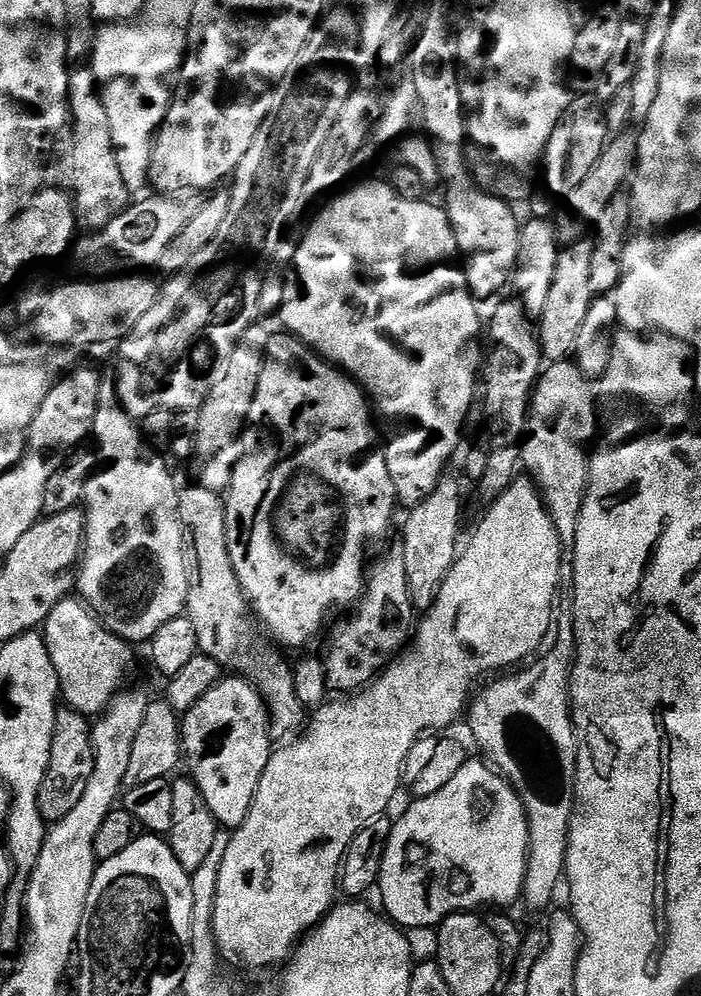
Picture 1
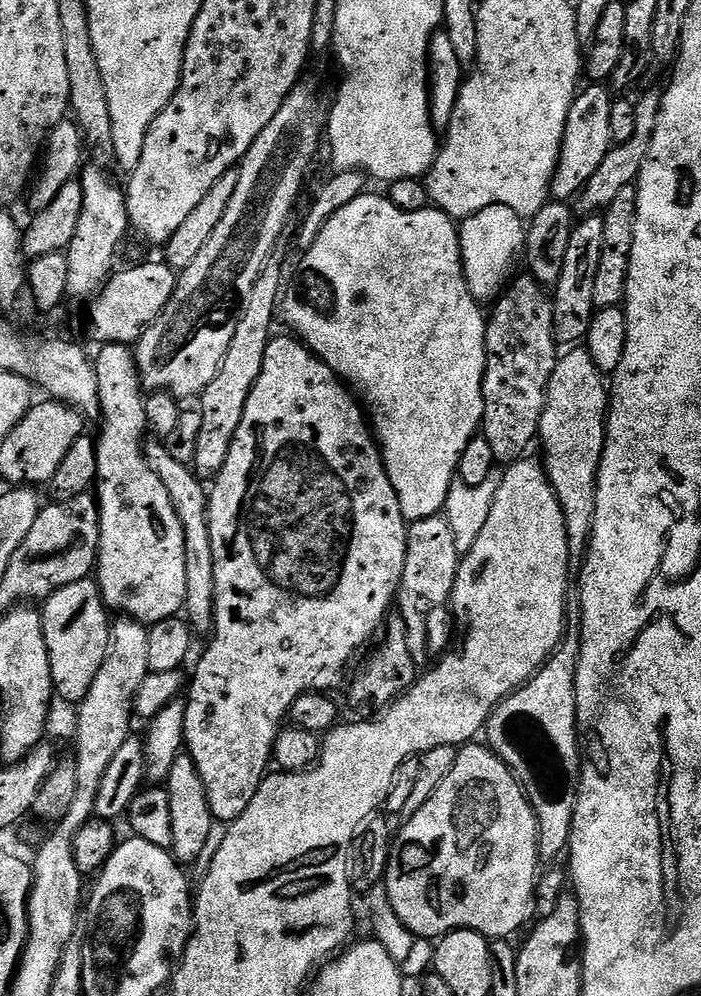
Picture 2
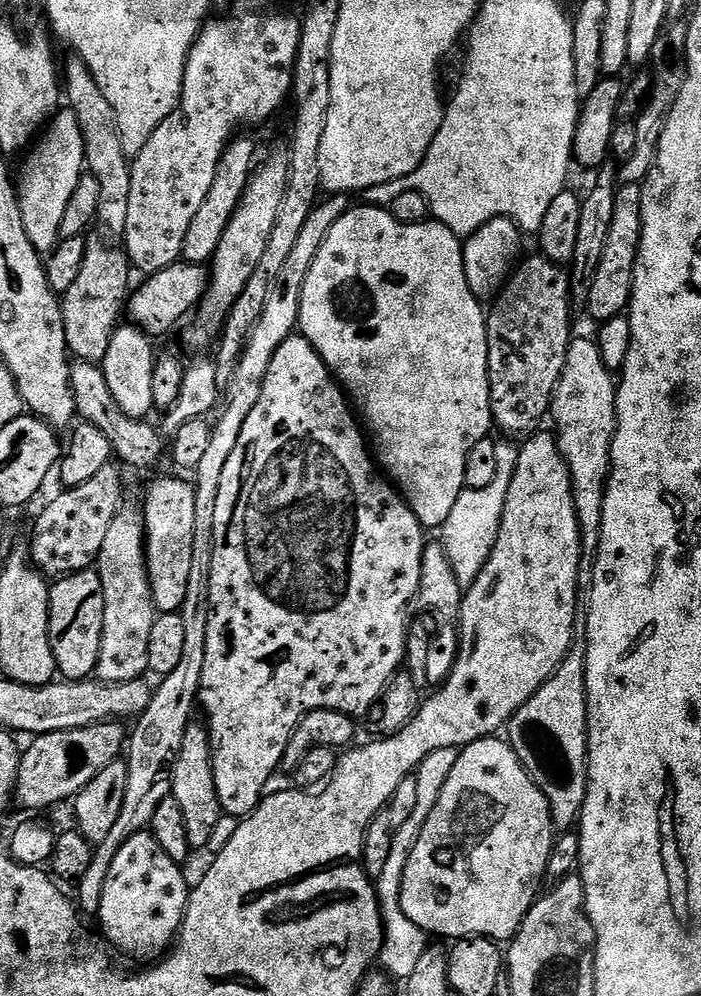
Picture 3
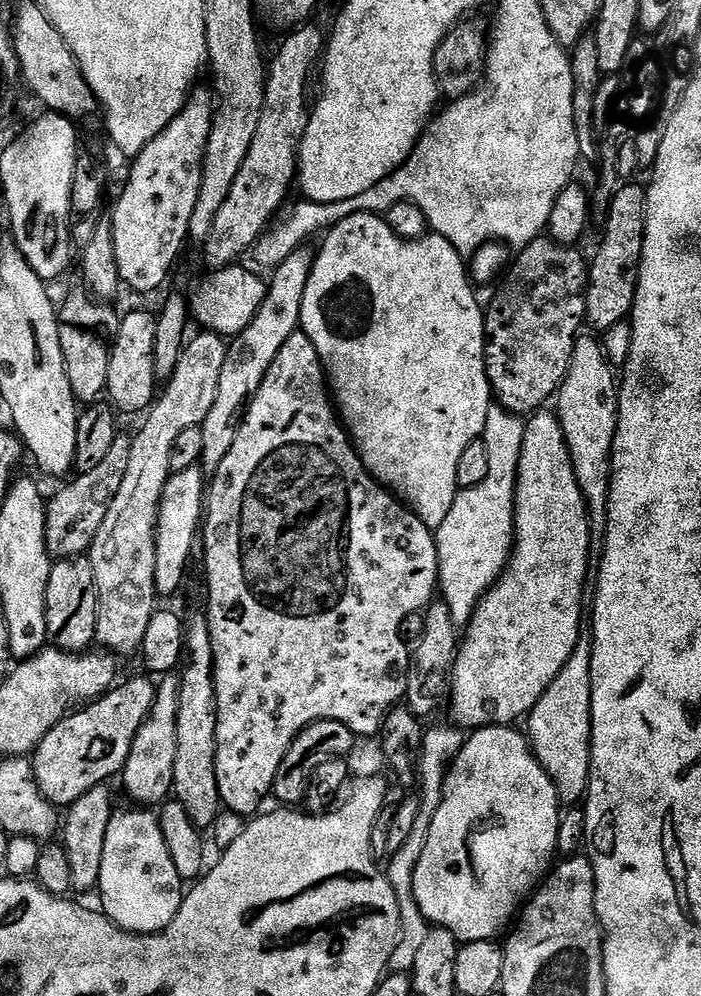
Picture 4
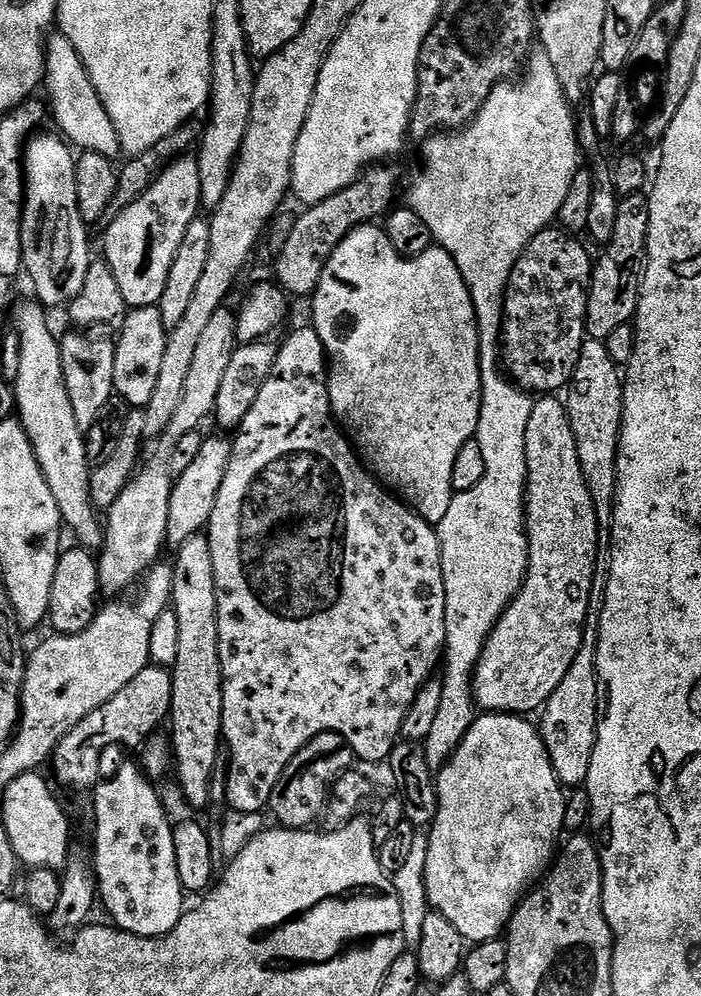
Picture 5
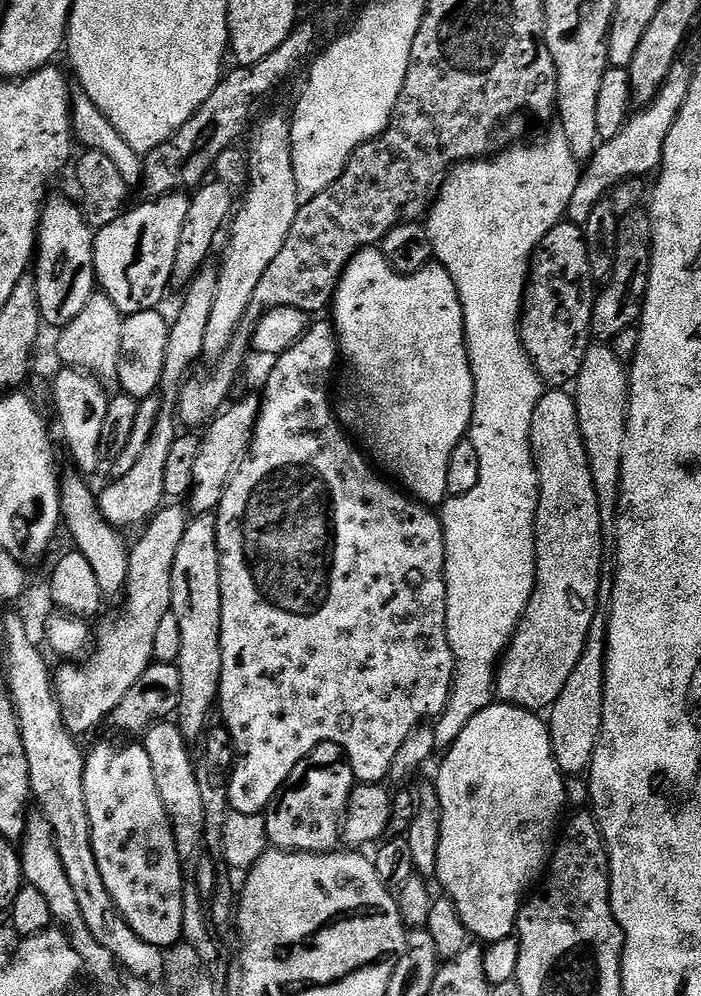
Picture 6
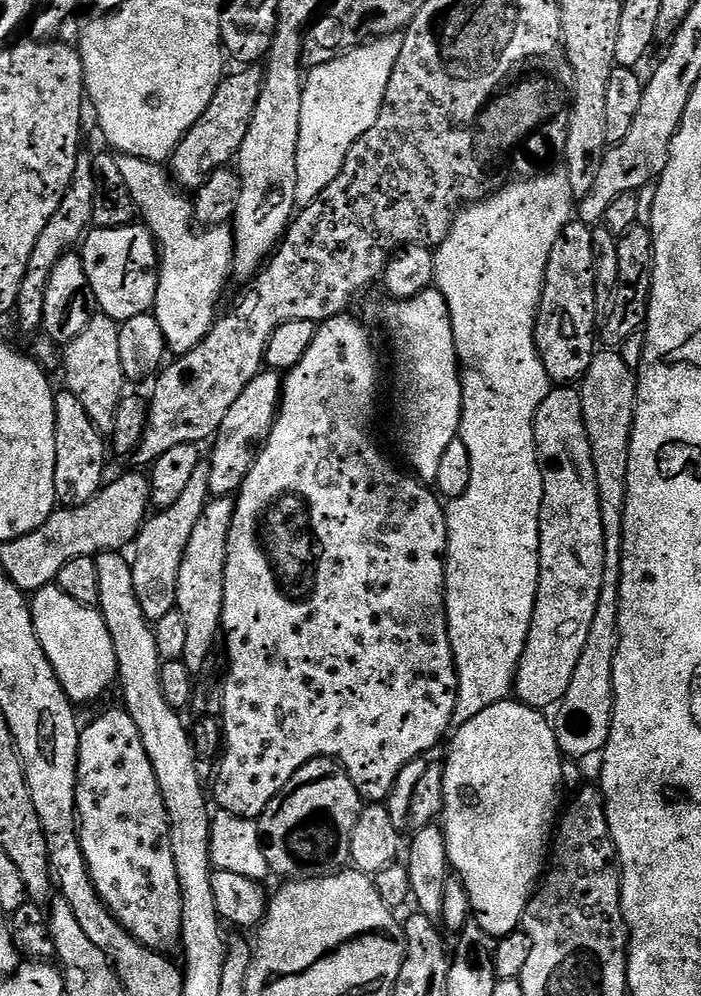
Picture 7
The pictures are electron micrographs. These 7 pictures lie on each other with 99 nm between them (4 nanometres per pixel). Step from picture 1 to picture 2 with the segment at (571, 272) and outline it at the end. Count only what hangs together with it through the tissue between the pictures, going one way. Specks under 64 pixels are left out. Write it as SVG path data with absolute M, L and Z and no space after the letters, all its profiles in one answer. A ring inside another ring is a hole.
M588 214L584 221L577 223L570 234L570 242L566 246L566 262L560 267L560 281L554 286L554 326L556 339L561 345L576 346L587 337L590 322L594 315L594 277L598 275L598 262L602 254L603 215Z

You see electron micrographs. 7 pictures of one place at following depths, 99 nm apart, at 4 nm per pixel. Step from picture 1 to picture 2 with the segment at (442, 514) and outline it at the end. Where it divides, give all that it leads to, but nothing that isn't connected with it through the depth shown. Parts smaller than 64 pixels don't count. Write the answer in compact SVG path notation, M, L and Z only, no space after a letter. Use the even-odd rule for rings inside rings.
M443 515L413 521L409 525L406 567L403 570L397 596L398 614L406 622L406 642L418 666L428 658L427 616L434 608L446 606L451 601L461 553L454 542L454 534L447 517Z

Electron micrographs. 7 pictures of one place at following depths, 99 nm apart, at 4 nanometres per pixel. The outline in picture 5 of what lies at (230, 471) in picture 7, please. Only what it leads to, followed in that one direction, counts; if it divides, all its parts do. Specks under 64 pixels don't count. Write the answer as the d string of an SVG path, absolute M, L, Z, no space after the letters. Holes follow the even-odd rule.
M208 436L202 450L198 450L194 462L186 469L186 474L175 477L170 494L170 514L168 515L167 543L178 546L186 542L194 533L207 529L208 519L214 510L214 502L218 498L218 490L222 490L224 471L228 469L232 440L219 440L216 436Z

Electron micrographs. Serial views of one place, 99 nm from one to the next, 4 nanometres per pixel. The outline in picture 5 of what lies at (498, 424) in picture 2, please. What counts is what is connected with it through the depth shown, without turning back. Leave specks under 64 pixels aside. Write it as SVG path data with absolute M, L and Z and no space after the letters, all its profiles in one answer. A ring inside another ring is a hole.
M549 226L543 228L538 235L531 240L526 246L526 250L522 250L522 254L518 258L518 262L514 266L514 270L508 279L508 289L504 291L504 320L500 323L500 343L502 345L502 364L506 369L507 375L511 377L517 388L524 389L529 394L556 394L567 389L569 382L572 380L574 370L578 366L578 358L580 351L586 339L584 331L584 319L586 318L586 310L588 309L588 288L592 284L592 270L594 267L593 257L588 257L588 252L579 244L575 235L569 234L559 227Z

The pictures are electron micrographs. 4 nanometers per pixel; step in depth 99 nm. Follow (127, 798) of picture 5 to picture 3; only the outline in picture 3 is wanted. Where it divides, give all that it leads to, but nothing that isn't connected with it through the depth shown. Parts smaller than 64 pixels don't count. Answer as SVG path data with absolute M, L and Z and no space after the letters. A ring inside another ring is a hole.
M148 830L139 832L124 843L122 850L118 850L104 883L102 906L98 913L98 921L100 920L100 928L104 931L105 938L118 951L125 952L136 960L148 960L151 956L163 957L166 950L173 947L176 937L180 934L190 895L190 884L184 881L184 871L181 865L170 858L170 854L166 854L166 850L162 850L162 846L158 846L158 842Z

